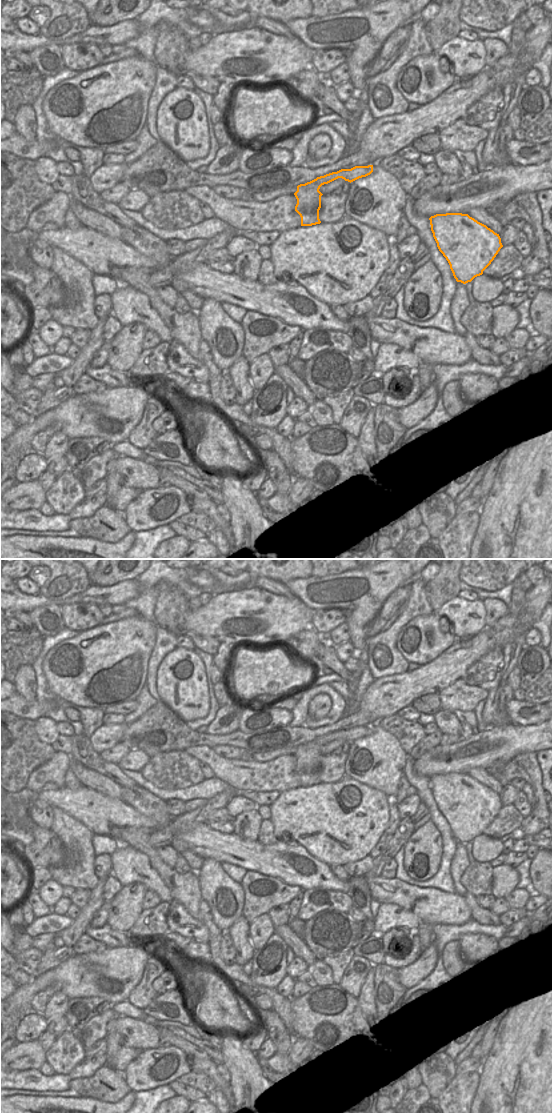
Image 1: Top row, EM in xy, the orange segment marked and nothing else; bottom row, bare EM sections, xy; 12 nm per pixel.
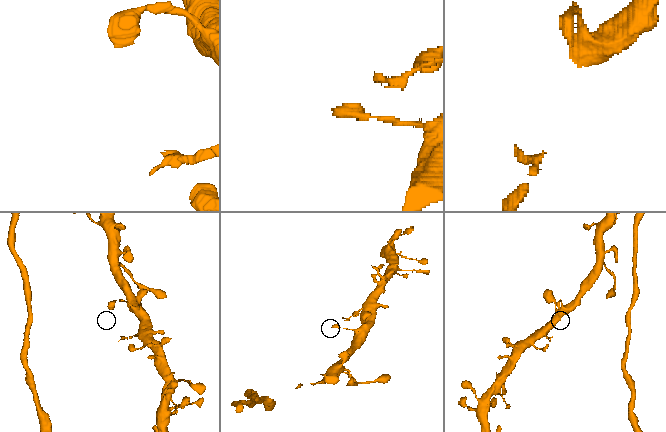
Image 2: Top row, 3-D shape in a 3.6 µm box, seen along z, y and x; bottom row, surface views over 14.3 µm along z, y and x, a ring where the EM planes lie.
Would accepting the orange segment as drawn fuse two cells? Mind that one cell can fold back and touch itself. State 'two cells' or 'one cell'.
one cell

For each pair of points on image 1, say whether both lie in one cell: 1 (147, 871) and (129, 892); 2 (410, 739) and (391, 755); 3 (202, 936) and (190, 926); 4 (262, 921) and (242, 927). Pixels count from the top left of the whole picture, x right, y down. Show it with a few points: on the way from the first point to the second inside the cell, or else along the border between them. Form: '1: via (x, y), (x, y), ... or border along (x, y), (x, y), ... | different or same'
1: border along (123, 886), (141, 882), (148, 889) | different
2: border along (385, 730), (397, 739), (400, 747), (407, 754) | different
3: via (199, 933), (193, 929) | same
4: border along (249, 924), (249, 940), (254, 948) | different

